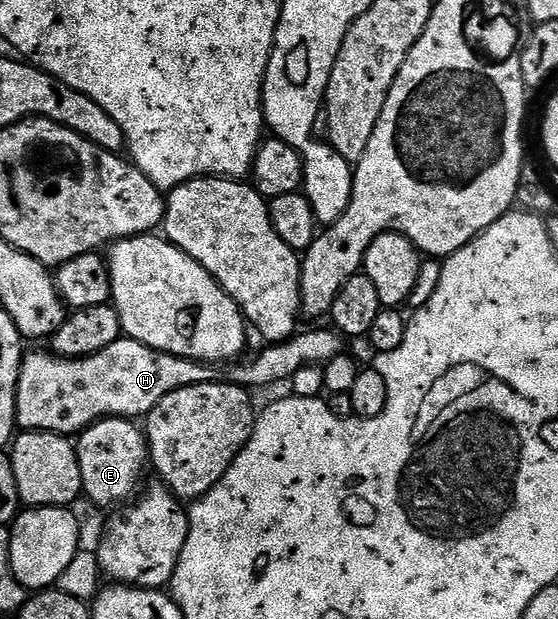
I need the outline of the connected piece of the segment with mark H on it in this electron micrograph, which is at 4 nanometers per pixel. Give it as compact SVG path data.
M121 338L114 341L110 346L106 346L106 350L98 350L98 354L90 354L83 356L77 360L67 360L65 356L57 356L51 350L45 352L29 351L25 355L22 362L22 370L18 374L18 406L16 407L16 427L25 432L58 432L61 434L79 434L84 429L96 423L101 418L109 416L118 416L121 418L144 418L148 413L154 410L154 406L158 406L158 402L162 402L162 398L166 398L166 394L170 394L174 390L182 390L186 386L198 386L199 384L214 384L221 379L219 367L211 364L203 363L199 360L188 360L184 356L175 356L169 352L159 352L150 346L146 346L137 340L129 340Z

